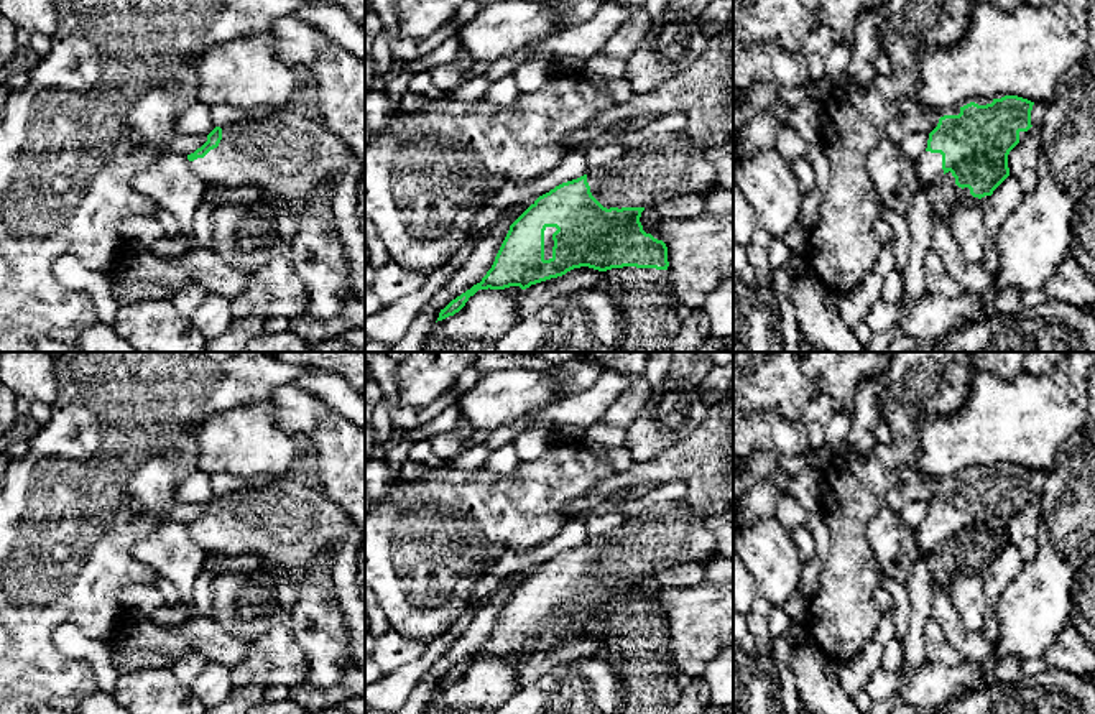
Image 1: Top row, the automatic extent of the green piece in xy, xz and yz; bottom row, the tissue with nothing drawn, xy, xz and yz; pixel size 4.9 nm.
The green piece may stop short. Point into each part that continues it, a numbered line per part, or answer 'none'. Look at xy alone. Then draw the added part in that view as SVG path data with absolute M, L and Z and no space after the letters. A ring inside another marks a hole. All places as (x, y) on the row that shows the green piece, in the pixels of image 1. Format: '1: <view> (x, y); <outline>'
1: xy (290, 152); M299 105L220 128L219 146L189 161L189 168L207 186L256 186L296 209L319 183L332 191L352 160L350 148L312 110Z

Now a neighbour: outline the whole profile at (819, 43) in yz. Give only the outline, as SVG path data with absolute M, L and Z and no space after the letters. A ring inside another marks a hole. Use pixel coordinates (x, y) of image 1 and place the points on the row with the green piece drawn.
M819 25L812 30L801 46L801 54L809 66L809 79L819 81L825 74L825 58L834 49L834 33L829 26Z

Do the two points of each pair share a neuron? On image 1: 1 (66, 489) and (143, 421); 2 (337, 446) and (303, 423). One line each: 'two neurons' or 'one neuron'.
1: one neuron
2: one neuron

